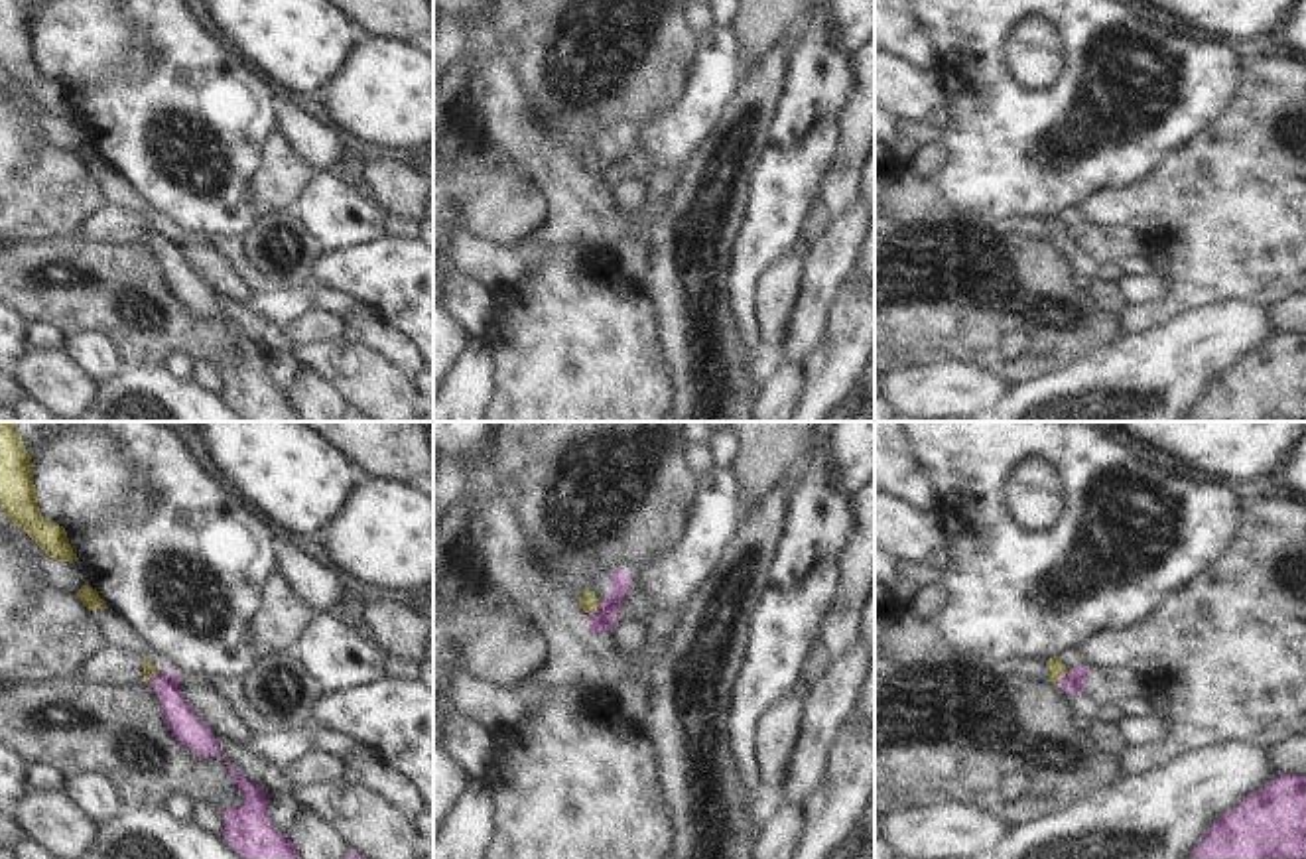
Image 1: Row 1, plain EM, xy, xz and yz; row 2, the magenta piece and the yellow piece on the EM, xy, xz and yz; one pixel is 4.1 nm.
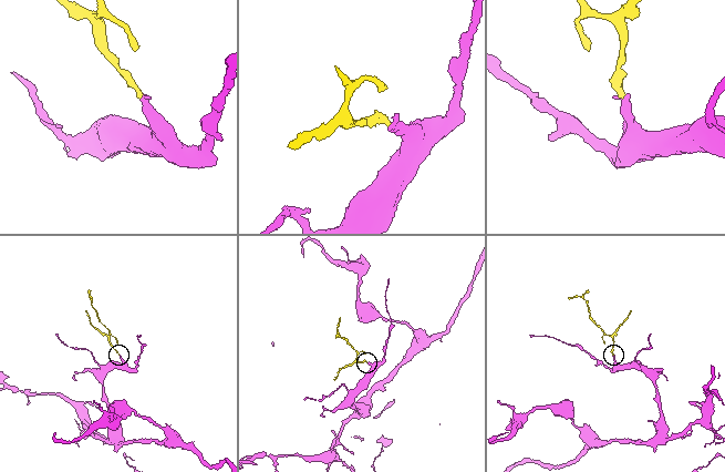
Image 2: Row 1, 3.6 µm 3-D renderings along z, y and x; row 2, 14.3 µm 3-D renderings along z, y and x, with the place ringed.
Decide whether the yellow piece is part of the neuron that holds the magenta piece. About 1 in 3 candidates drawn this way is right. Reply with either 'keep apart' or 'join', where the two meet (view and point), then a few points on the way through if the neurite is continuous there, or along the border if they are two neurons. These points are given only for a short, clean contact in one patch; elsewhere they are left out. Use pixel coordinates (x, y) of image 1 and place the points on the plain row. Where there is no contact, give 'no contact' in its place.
join | xz (597, 168) | across xz (605, 176), (597, 168), (587, 158)

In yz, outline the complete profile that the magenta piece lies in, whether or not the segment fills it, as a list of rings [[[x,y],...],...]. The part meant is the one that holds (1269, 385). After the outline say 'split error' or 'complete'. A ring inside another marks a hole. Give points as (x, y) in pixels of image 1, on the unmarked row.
[[[1280,331],[1225,370],[1190,422],[1306,422],[1306,333]]]; complete

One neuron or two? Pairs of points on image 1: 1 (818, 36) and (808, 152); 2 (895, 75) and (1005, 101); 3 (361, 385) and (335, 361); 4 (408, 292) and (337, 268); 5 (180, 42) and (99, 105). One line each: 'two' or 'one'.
1: one
2: two
3: one
4: one
5: one

